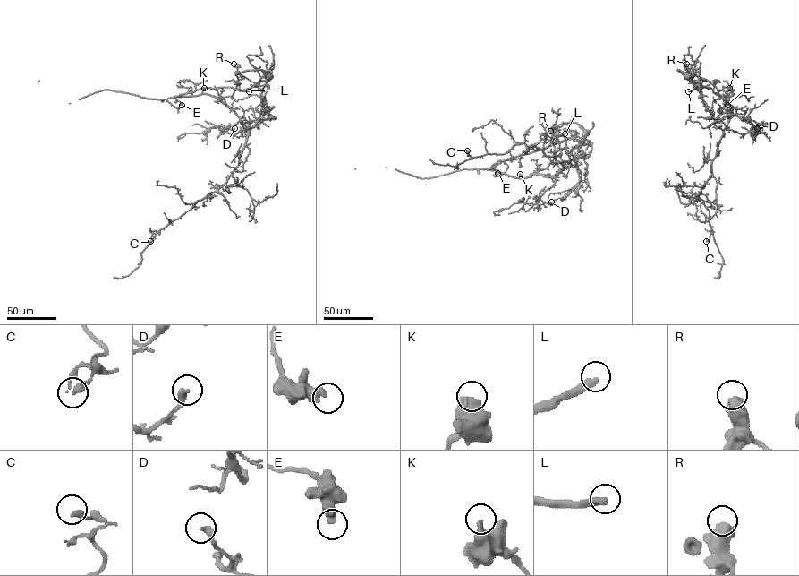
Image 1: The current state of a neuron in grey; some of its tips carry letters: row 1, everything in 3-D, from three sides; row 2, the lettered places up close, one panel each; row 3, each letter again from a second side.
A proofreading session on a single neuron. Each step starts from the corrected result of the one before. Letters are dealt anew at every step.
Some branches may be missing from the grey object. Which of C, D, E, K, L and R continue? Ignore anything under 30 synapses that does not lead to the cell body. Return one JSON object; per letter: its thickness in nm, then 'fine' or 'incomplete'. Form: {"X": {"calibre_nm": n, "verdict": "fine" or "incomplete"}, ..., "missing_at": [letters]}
{"C": {"calibre_nm": 280, "verdict": "fine"}, "D": {"calibre_nm": 320, "verdict": "fine"}, "E": {"calibre_nm": 440, "verdict": "fine"}, "K": {"calibre_nm": 480, "verdict": "fine"}, "L": {"calibre_nm": 360, "verdict": "incomplete"}, "R": {"calibre_nm": 600, "verdict": "fine"}, "missing_at": ["L"]}

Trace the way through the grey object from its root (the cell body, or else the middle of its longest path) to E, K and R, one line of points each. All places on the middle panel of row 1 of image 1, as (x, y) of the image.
E: (586, 133), (576, 123), (559, 124), (552, 130), (555, 156), (546, 168), (521, 178), (489, 168), (497, 173)
K: (586, 133), (576, 123), (556, 125), (552, 132), (553, 160), (546, 168), (527, 176), (519, 178), (520, 174)
R: (586, 133), (576, 123), (556, 126), (553, 160), (535, 174), (553, 176), (581, 154), (579, 141), (550, 131)

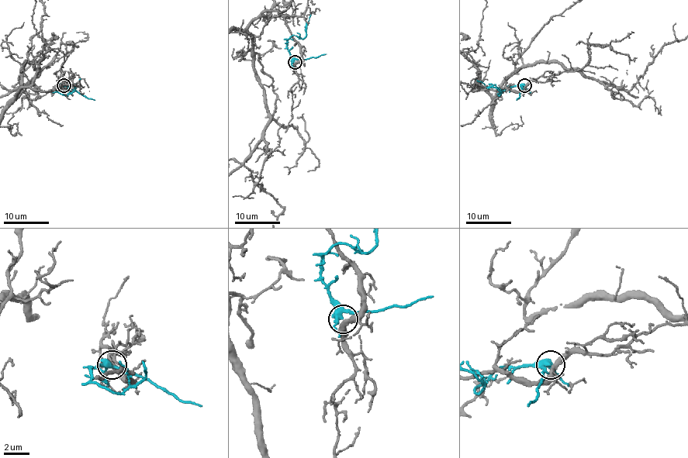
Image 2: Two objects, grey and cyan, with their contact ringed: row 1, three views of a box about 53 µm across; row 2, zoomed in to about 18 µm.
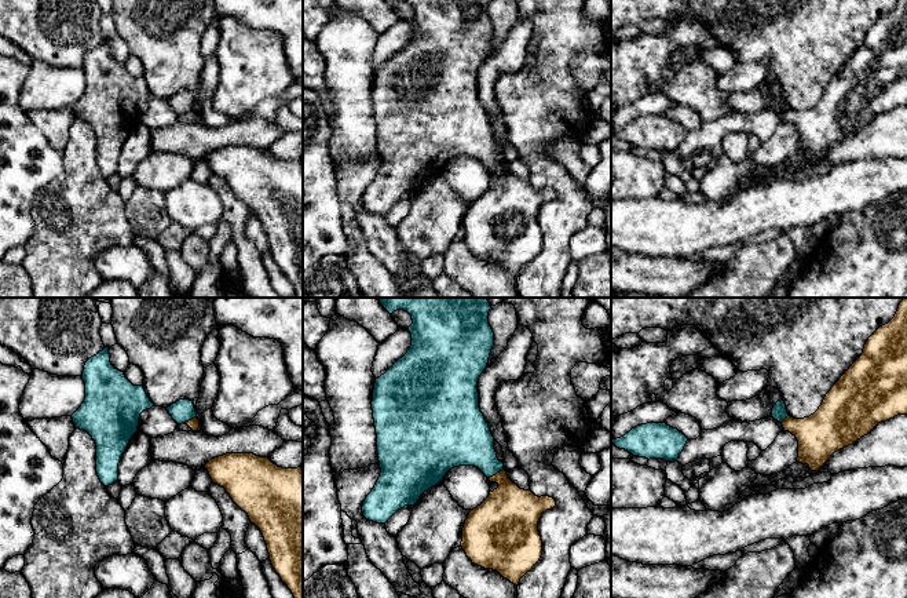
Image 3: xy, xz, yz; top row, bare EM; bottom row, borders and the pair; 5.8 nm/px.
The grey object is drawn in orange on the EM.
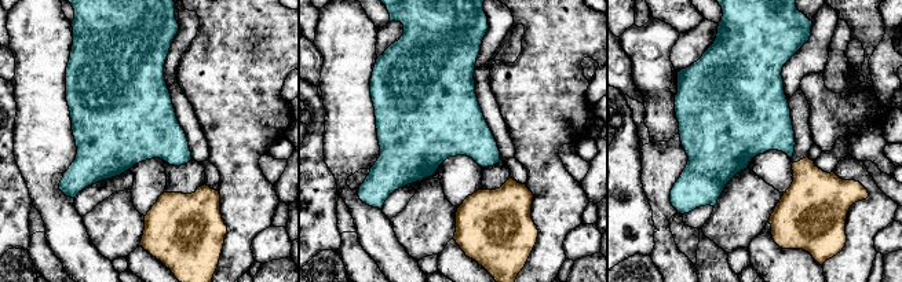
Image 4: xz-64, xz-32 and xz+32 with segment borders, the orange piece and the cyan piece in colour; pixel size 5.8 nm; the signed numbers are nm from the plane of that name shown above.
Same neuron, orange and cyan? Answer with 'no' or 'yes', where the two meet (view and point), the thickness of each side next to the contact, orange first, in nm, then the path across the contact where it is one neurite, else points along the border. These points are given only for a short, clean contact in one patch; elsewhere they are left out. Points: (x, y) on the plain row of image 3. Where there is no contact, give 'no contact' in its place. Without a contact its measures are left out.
no; contact xz (497, 164); calibres 320 and 280 nm; border xz (503, 160), (489, 170)

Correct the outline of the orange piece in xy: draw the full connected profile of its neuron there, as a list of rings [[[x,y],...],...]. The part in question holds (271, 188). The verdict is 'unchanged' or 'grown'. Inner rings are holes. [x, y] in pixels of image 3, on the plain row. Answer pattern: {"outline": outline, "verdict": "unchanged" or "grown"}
{"outline": [[[226,145],[211,150],[205,160],[260,220],[273,259],[292,282],[295,296],[303,298],[303,160],[282,160],[253,145]]], "verdict": "unchanged"}

